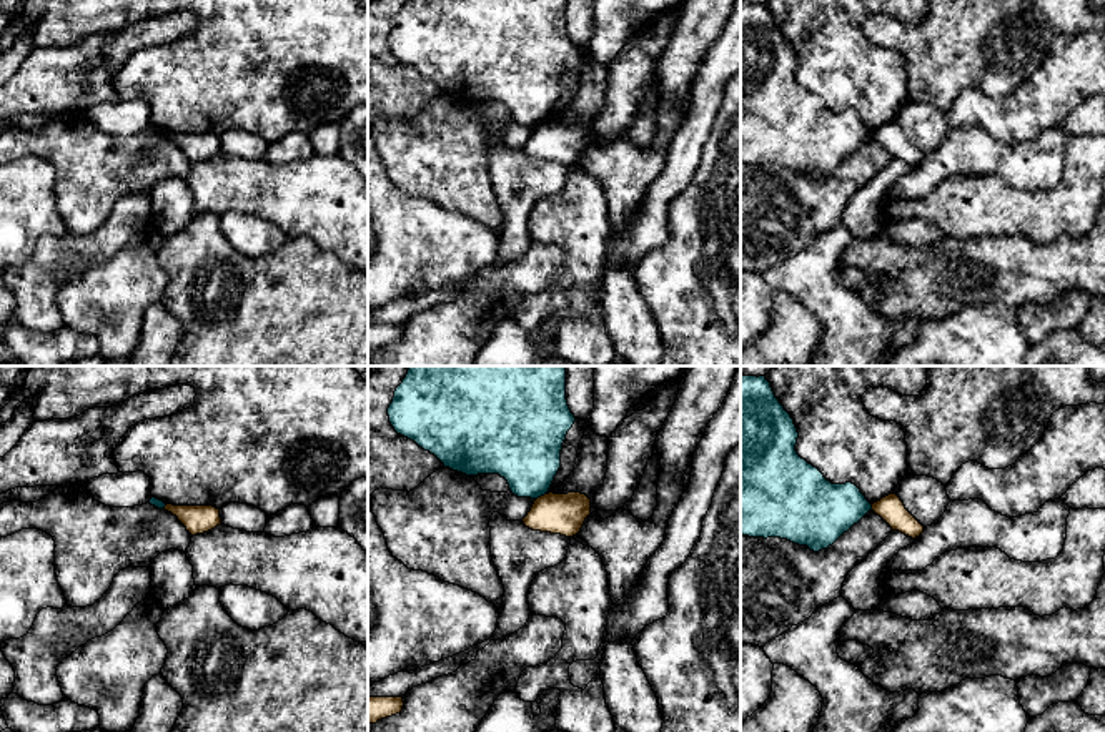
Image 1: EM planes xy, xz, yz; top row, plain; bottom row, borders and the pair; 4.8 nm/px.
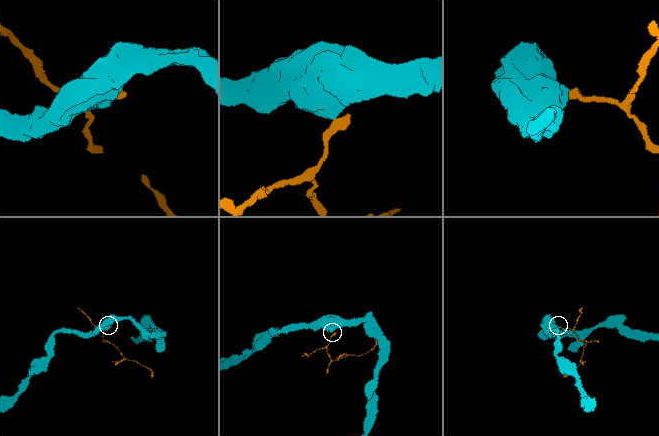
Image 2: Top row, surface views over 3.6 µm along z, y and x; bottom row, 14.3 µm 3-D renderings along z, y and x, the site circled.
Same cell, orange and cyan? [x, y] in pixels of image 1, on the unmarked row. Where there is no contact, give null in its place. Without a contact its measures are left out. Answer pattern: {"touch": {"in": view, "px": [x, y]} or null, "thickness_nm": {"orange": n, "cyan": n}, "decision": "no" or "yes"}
{"touch": {"in": "xz", "px": [541, 123]}, "thickness_nm": {"orange": 200, "cyan": 360}, "decision": "no"}

